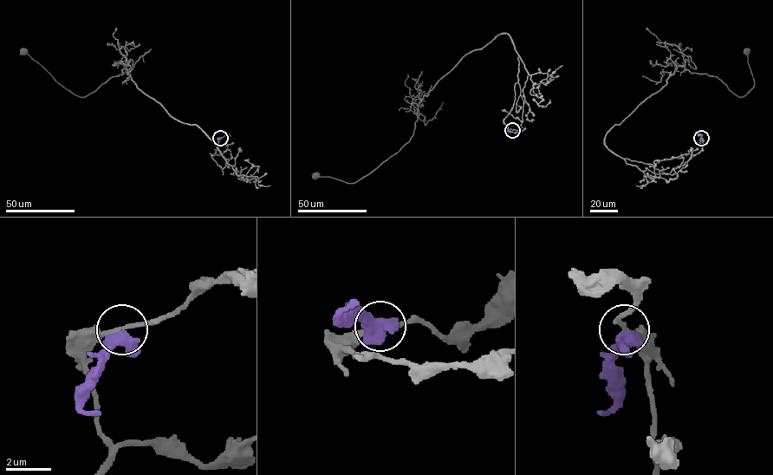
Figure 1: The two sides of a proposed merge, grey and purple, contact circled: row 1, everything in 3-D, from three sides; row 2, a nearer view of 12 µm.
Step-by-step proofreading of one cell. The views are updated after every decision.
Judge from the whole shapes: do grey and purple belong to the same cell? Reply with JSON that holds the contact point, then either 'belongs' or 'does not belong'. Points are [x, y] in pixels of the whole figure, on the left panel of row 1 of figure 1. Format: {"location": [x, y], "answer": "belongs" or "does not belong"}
{"location": [220, 138], "answer": "does not belong"}

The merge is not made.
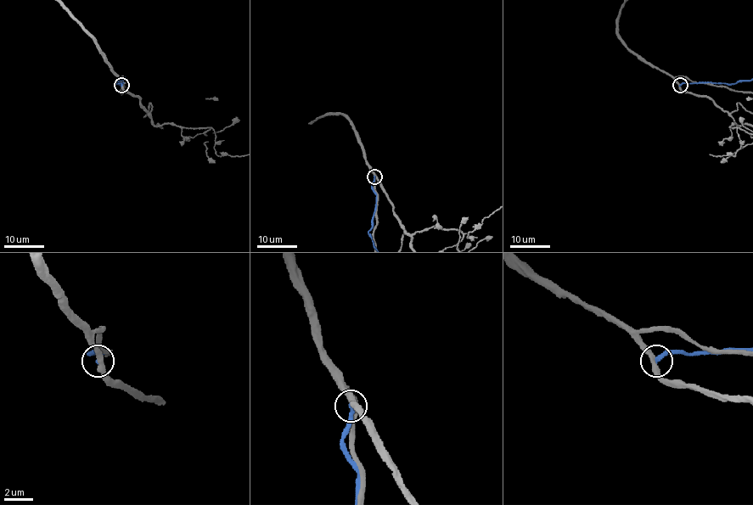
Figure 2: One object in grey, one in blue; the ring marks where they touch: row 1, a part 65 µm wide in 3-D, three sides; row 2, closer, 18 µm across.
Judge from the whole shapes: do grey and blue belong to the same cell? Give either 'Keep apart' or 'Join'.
Keep apart

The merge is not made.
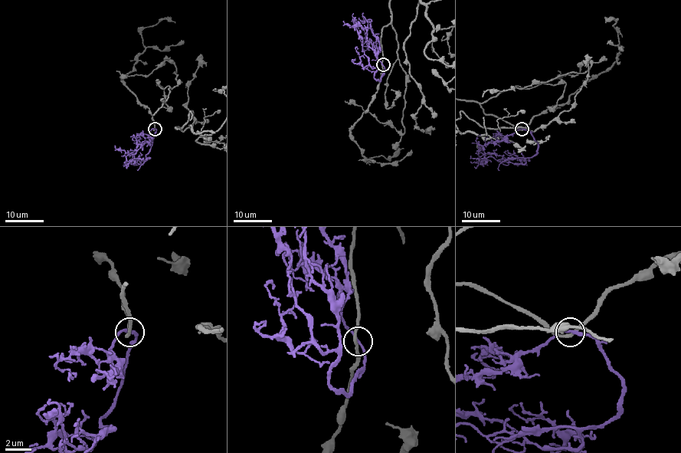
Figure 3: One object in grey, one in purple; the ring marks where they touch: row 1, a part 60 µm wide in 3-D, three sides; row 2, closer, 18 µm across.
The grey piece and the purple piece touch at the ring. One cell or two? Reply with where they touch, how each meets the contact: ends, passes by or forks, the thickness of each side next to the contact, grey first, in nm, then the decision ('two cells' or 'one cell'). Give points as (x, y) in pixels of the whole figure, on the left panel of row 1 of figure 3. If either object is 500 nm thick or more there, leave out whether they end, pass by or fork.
place (155, 129); grey passes by; purple passes by; calibres 240 and 190 nm; two cells

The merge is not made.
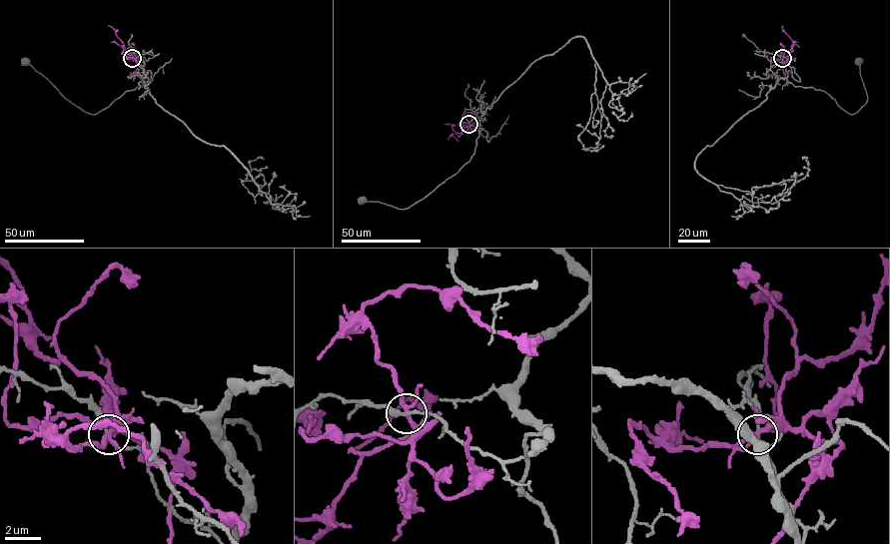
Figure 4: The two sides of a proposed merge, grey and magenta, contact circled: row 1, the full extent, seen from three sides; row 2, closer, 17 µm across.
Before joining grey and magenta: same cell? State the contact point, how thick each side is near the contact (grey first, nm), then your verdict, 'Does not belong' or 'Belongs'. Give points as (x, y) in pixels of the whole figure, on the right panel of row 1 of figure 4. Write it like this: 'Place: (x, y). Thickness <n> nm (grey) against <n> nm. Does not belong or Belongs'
Place: (782, 58). Thickness 160 nm (grey) against 240 nm. Does not belong

